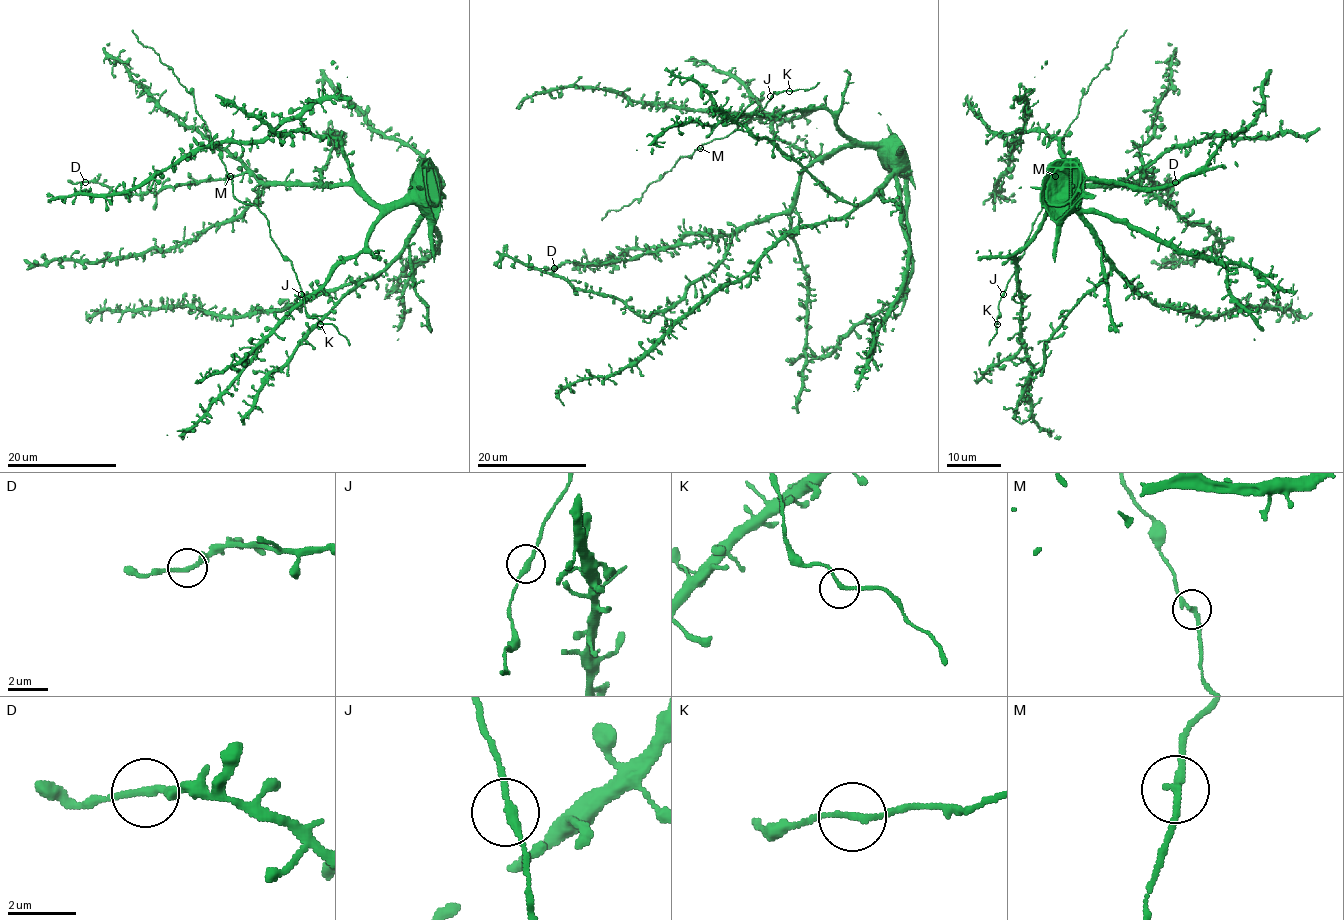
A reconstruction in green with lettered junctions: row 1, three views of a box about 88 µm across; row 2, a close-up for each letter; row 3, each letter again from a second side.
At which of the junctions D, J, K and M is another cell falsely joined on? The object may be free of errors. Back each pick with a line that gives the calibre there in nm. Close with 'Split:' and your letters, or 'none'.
Split: none

